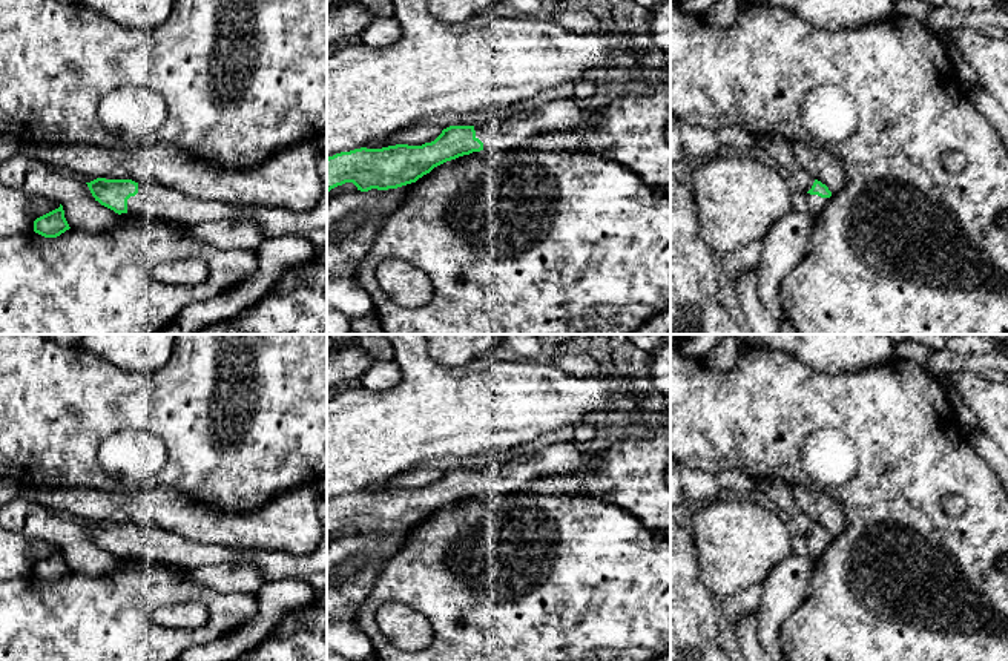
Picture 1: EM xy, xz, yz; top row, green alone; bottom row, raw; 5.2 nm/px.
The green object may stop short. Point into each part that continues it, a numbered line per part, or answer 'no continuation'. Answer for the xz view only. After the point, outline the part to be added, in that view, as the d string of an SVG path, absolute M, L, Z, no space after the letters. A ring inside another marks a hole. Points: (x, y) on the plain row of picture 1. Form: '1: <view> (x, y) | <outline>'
1: xz (559, 459) | M555 443L537 452L516 455L511 462L476 469L476 482L483 486L483 494L520 492L529 482L548 475L571 474L575 469L595 468L603 454L585 452L572 443Z

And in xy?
1: xy (152, 543) | M327 502L321 506L319 518L324 525L322 540L308 555L198 543L155 526L138 526L138 537L127 543L127 557L187 571L213 564L250 563L262 572L265 581L296 580L308 584L318 597L327 590Z

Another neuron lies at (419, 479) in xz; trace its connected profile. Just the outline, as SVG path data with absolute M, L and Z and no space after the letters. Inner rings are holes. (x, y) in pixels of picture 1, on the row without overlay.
M419 469L413 472L402 472L385 482L373 483L365 491L382 492L396 488L422 489L425 486L434 485L442 477L442 474L443 472L439 469Z

